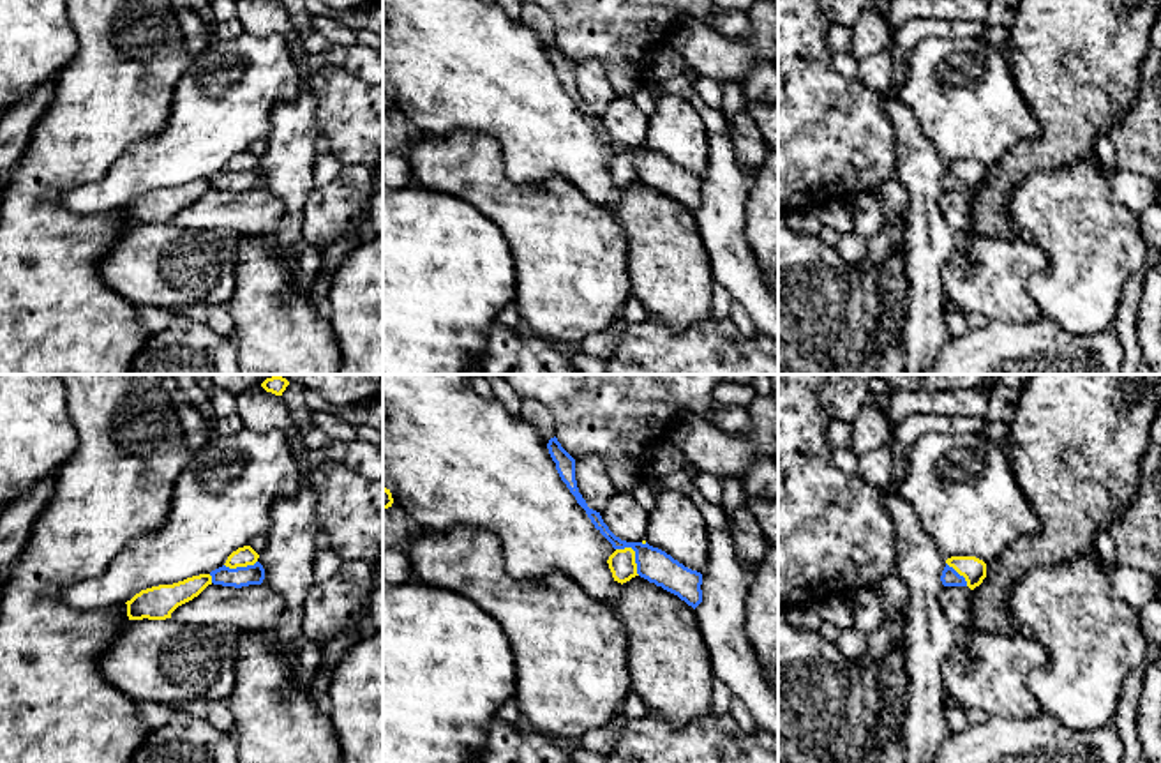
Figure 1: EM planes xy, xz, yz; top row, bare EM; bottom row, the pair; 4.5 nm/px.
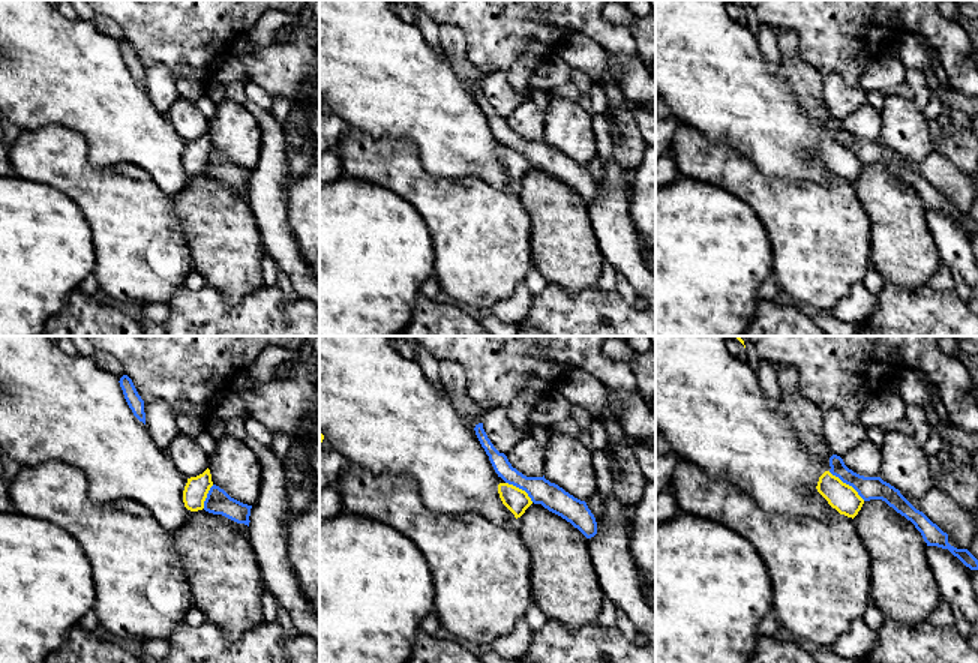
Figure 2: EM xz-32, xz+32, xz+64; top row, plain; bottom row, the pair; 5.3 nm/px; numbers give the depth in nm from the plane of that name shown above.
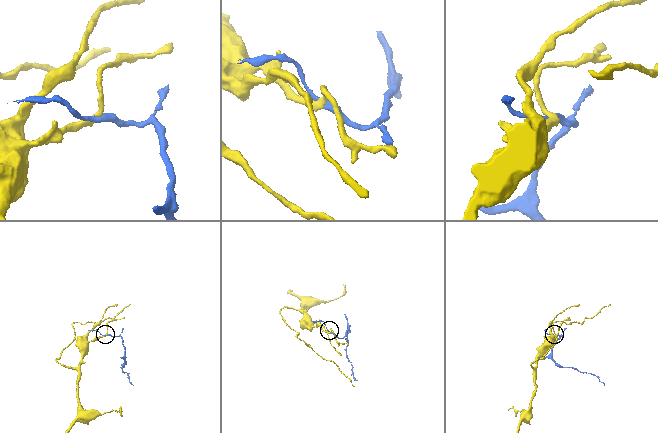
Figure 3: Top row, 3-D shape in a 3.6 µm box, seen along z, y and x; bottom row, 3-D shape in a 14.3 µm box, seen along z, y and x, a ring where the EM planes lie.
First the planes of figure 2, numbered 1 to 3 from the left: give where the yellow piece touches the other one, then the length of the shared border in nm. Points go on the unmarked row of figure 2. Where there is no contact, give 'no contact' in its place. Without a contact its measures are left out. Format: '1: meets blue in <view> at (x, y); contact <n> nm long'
1: meets blue in xz-32 at (207, 161); contact 140 nm long
2: meets blue in xz+32 at (521, 152); contact 190 nm long
3: meets blue in xz+64 at (846, 147); contact 260 nm long

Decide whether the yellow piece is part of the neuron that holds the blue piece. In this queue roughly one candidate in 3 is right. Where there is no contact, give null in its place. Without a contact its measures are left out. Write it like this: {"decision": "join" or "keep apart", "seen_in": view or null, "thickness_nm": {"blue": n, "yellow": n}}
{"decision": "keep apart", "seen_in": "xz", "thickness_nm": {"blue": 150, "yellow": 120}}

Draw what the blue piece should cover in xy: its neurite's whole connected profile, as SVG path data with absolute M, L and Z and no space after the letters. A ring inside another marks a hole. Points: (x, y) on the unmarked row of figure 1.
M259 166L236 173L222 170L212 175L210 180L213 189L242 193L249 189L261 189L265 184L265 173Z

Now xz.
M556 41L549 44L547 53L552 65L556 67L556 74L561 85L575 101L577 108L586 115L595 132L612 148L612 152L632 152L635 155L637 178L640 182L678 200L681 205L695 214L702 207L702 178L685 171L670 159L649 150L648 147L626 147L616 141L603 127L600 117L589 113L586 104L579 97L575 85L575 64L561 51Z

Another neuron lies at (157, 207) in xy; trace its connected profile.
M199 178L187 182L173 189L159 189L136 198L127 205L129 224L166 224L171 217L198 201L208 189L212 189L210 178Z

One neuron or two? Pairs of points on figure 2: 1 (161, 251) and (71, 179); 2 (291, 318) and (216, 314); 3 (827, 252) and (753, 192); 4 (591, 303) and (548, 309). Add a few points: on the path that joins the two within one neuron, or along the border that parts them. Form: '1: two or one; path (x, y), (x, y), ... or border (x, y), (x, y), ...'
1: one; path (138, 228), (105, 195), (93, 189)
2: one; path (273, 318), (234, 318)
3: one; path (809, 234), (771, 198)
4: one; path (581, 309), (558, 309)

